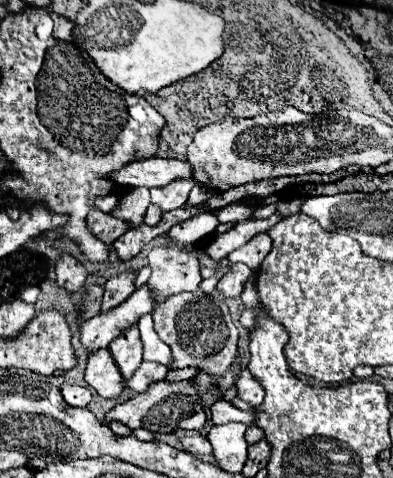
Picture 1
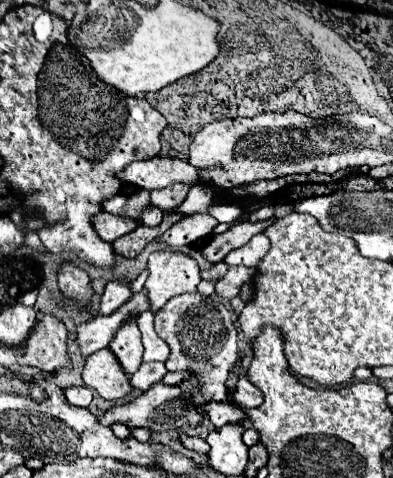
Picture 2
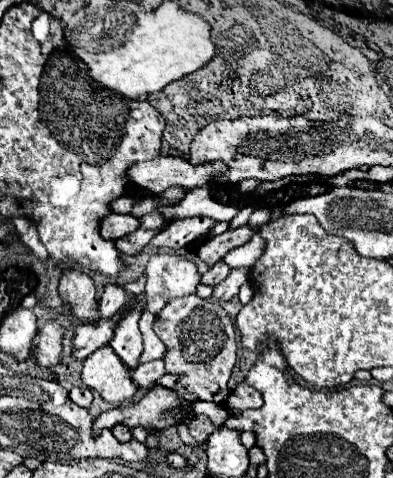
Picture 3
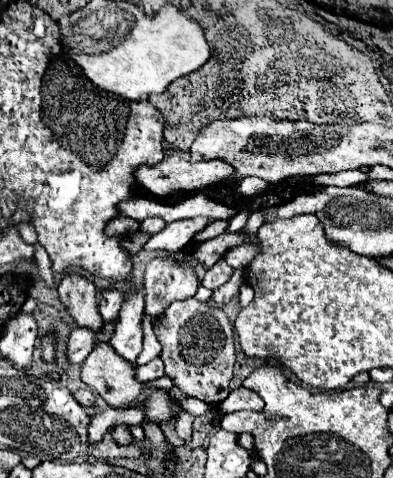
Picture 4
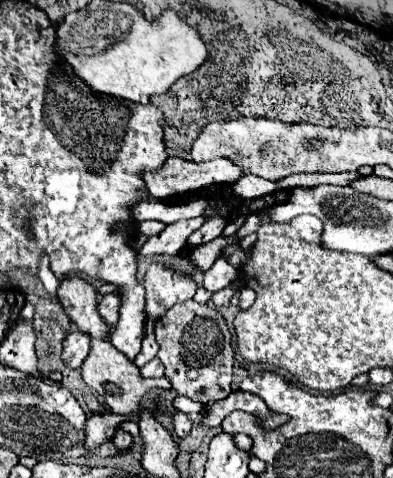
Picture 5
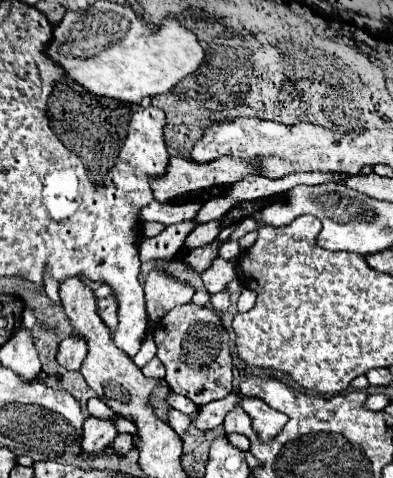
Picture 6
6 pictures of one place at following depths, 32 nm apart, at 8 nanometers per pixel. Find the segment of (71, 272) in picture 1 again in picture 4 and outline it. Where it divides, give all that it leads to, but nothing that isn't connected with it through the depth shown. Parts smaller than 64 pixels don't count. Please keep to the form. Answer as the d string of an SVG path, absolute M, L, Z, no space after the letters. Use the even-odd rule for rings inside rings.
M68 274L58 286L58 294L68 314L84 328L100 328L104 324L98 304L96 304L96 286L90 278L80 274Z

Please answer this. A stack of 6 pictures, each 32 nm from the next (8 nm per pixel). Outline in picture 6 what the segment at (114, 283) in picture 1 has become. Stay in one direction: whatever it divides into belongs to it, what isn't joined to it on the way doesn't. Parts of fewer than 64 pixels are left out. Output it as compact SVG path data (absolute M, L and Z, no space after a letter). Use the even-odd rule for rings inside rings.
M112 294L98 300L98 314L110 330L116 328L116 324L118 324L118 304L116 304L116 298Z

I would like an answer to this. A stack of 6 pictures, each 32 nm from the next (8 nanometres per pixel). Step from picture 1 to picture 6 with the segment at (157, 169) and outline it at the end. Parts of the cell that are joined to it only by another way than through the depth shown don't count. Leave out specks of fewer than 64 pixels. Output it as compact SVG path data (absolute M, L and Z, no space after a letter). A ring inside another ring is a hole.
M228 156L212 160L212 162L204 162L204 164L198 164L198 162L186 160L186 158L170 158L166 172L162 176L152 178L150 188L152 188L152 194L158 202L170 202L178 196L192 194L198 190L206 190L206 188L212 188L218 184L234 184L234 182L242 180L244 176L252 176L252 174L258 174L256 168L252 168L250 164L240 164L240 160L228 158Z

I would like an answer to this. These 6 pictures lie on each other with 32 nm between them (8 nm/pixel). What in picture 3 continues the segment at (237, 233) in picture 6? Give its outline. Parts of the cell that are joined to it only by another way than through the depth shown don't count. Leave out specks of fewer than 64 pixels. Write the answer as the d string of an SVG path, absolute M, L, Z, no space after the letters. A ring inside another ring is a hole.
M258 208L250 216L248 224L251 227L258 227L266 224L269 221L270 208Z

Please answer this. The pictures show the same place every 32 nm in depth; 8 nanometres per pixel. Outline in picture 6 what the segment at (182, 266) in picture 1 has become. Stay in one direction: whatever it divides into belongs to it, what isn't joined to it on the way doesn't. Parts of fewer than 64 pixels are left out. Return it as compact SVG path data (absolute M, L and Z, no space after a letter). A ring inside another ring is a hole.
M154 268L146 276L144 290L146 290L146 312L152 322L160 320L176 304L190 302L196 292L192 284L176 280L174 276L158 268Z

